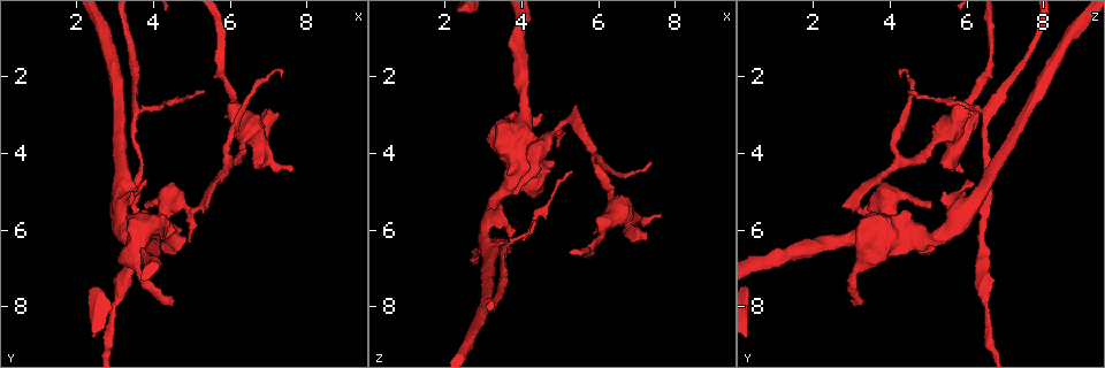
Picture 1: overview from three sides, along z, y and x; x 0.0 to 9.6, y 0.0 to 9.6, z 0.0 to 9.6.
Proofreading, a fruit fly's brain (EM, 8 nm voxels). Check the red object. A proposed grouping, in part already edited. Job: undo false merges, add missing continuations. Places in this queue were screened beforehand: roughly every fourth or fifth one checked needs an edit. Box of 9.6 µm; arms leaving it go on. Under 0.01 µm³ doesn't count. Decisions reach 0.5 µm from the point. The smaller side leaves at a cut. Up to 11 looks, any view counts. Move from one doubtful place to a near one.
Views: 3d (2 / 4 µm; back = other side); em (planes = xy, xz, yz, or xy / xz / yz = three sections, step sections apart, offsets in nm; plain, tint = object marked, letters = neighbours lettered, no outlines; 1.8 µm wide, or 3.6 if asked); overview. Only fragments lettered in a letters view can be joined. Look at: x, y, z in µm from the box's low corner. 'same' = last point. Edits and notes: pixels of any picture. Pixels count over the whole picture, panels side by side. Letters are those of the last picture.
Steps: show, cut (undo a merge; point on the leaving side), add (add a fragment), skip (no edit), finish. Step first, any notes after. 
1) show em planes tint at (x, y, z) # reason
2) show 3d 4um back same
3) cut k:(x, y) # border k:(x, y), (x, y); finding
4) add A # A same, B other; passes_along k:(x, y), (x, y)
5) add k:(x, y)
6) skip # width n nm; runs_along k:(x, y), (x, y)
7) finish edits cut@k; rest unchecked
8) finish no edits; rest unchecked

show 3d 4um at (3.45, 2.95, 6.55) # a fork

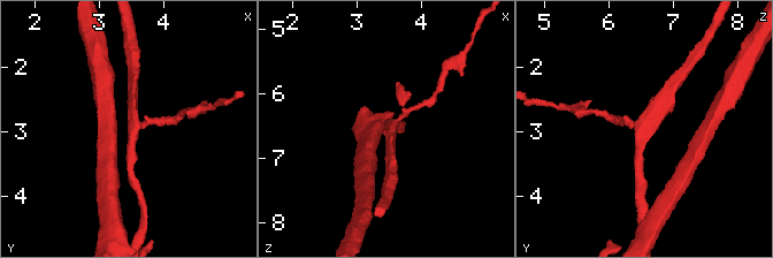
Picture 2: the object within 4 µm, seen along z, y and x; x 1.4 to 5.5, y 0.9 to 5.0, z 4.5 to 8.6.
show em xy step 4 tint at (3.55, 2.95, 6.50) # arms 3

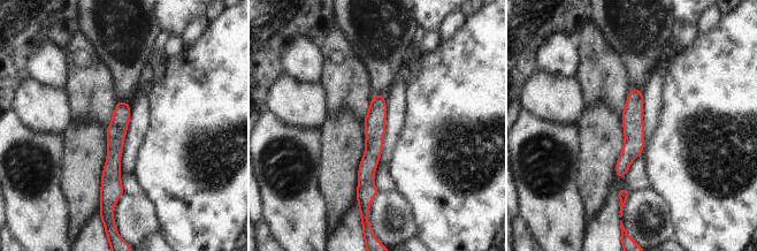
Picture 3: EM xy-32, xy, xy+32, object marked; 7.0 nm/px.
show em planes letters same # another direction

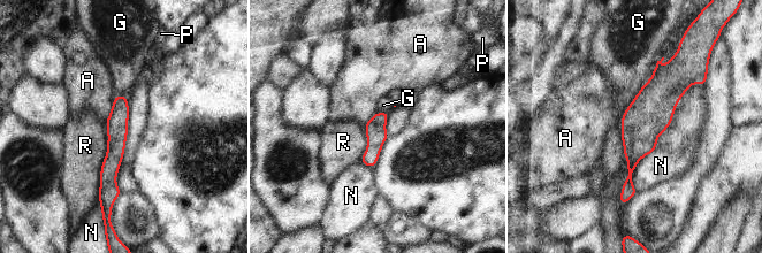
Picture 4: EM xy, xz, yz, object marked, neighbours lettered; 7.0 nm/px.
skip # A other, G other, N other, P other, R other; runs_along 4:(669, 68), (623, 196); all the same cell

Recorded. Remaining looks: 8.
show em 3.6um planes letters at (3.15, 7.80, 6.50) # calibre changes

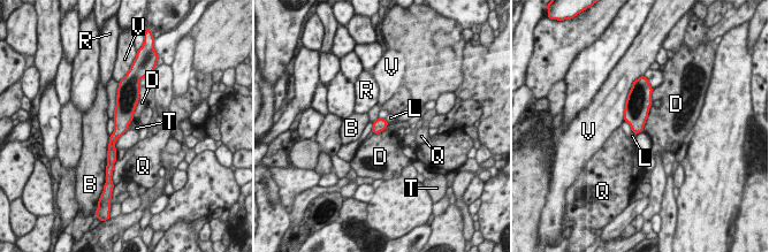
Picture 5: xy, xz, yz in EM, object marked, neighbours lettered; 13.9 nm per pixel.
skip # B other, D other, L other, Q other, R other, T other, V other; runs_along 5:(123, 94), (112, 158); all the same cell

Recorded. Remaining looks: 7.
show em xy step 4 letters at (3.20, 4.85, 6.45) # looks like a crossing

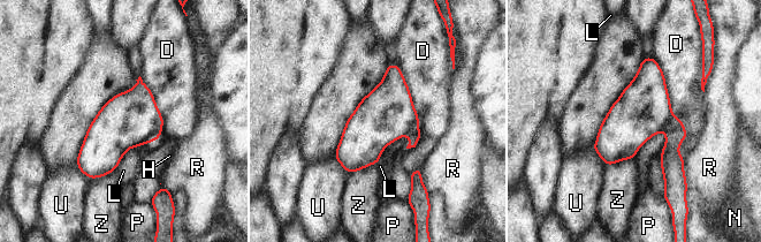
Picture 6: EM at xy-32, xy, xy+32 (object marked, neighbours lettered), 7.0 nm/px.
cut 6:(670, 159) # D other, H other, L other, N other, P other, R other, U other, Z other; border 6:(674, 116), (672, 123), (666, 131); two cells meet here

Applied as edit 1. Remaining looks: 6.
show em planes letters at (7.15, 4.30, 5.75)

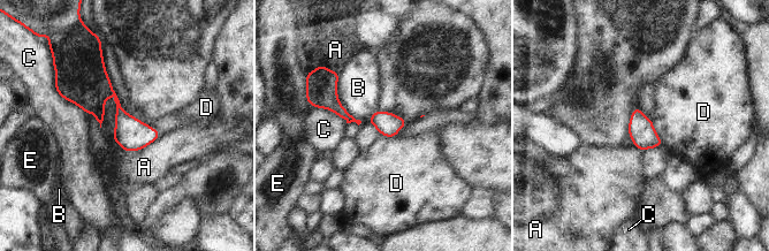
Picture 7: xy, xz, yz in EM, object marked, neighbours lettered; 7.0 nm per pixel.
skip # width 170 nm; A other, B other, C other, D other, E other; border 7:(651, 119), (654, 130), (664, 143); one cell here

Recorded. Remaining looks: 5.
finish edits cut@6; rest unchecked

